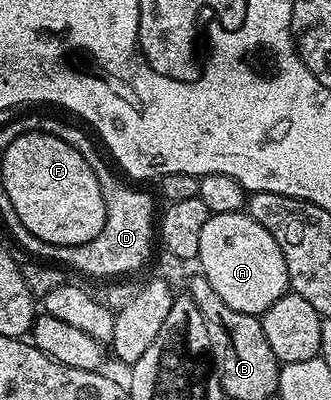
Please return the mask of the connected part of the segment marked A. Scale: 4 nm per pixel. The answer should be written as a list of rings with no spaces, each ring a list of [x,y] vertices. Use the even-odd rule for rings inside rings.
[[[248,213],[210,214],[199,236],[197,258],[207,284],[211,284],[223,304],[235,308],[235,312],[263,315],[289,290],[287,260],[279,244],[275,244],[275,236]]]

